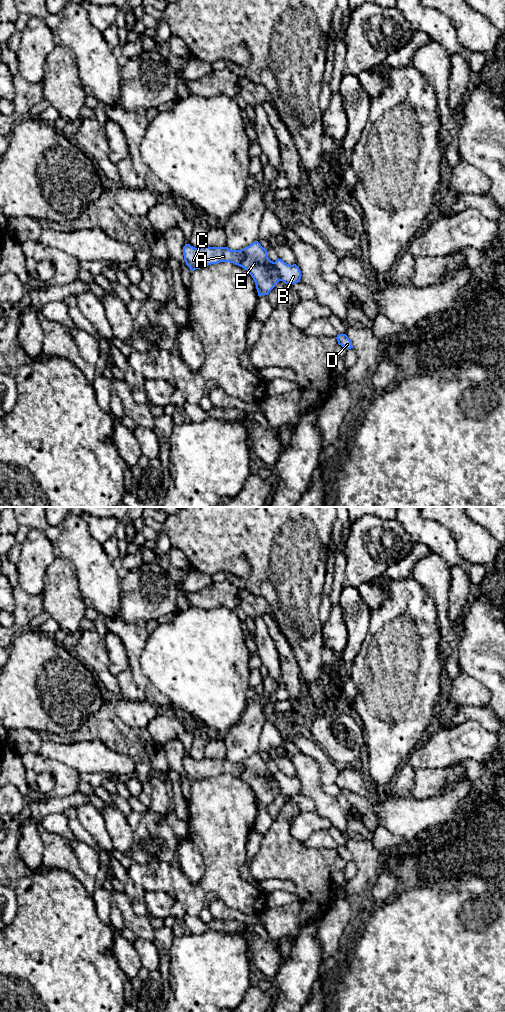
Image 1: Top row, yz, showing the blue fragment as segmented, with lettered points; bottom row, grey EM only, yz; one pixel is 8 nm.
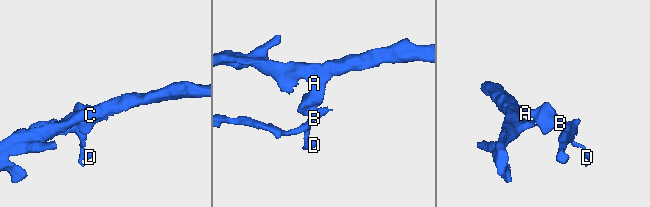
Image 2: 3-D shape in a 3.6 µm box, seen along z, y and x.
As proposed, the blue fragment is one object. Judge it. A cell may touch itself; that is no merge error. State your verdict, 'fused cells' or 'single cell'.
fused cells

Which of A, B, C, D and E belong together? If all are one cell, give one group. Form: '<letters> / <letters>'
A C E / B D

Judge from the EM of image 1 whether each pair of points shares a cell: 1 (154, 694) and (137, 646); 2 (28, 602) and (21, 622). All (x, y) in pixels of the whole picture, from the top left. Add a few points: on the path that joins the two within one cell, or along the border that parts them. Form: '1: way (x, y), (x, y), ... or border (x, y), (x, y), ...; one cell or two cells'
1: way (144, 682), (134, 667), (134, 658); one cell
2: way (28, 607), (22, 617); one cell

